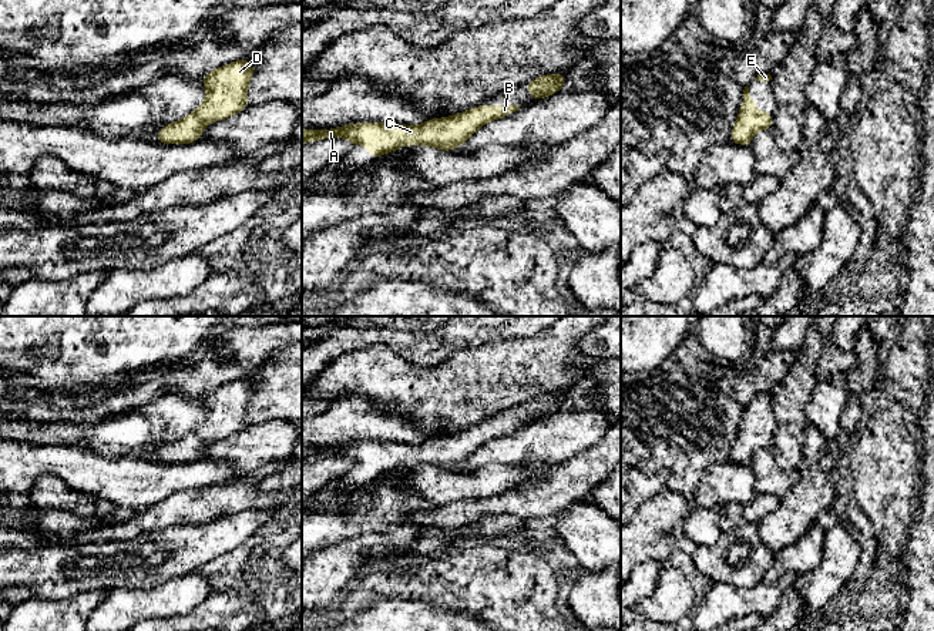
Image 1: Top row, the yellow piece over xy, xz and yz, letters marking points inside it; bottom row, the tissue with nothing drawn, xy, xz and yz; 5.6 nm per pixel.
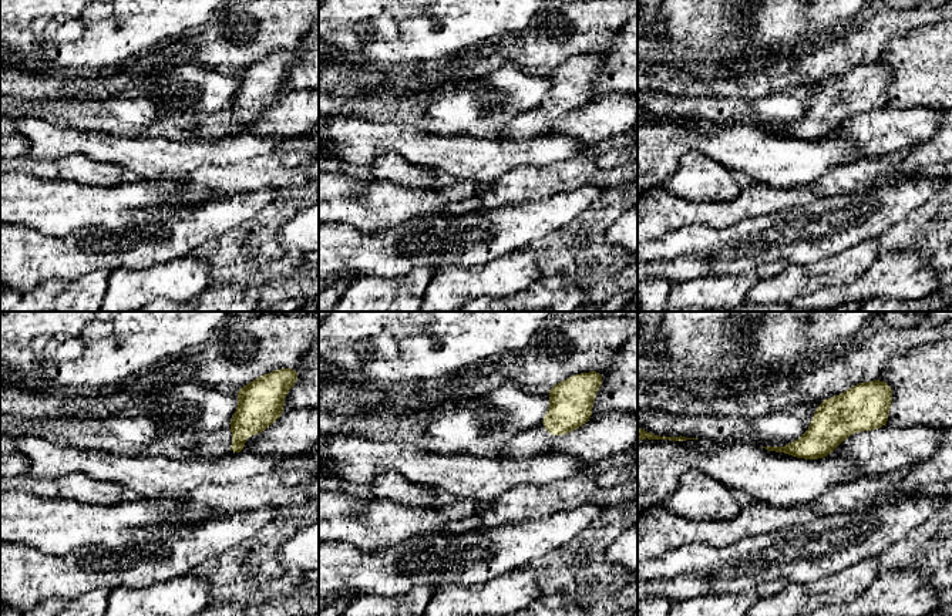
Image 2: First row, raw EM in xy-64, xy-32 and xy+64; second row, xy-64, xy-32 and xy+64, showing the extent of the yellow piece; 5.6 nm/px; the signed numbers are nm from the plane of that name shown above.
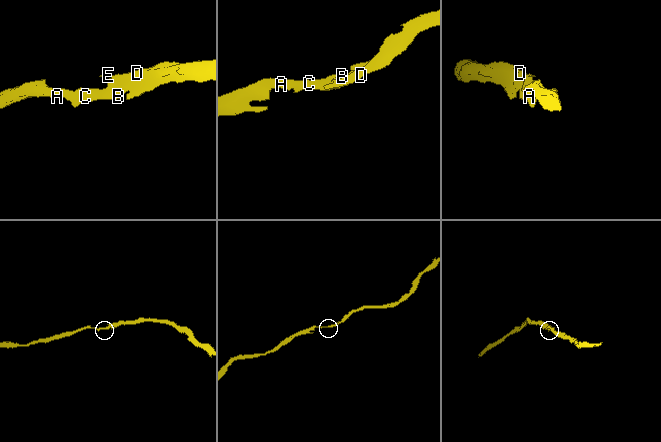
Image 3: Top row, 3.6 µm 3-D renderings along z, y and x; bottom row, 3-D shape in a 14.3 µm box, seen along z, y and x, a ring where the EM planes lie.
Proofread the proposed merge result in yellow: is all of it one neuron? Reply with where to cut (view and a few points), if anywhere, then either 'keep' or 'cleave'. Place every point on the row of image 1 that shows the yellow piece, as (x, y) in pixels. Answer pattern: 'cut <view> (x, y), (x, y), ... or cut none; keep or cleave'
cut none; keep

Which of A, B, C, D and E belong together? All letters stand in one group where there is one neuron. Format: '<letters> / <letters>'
A B C D E

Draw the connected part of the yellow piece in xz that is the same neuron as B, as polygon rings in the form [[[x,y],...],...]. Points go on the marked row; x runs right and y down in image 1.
[[[478,105],[457,115],[429,120],[420,125],[356,122],[329,130],[302,130],[302,144],[339,137],[355,145],[366,145],[370,150],[370,158],[393,152],[403,145],[427,145],[453,151],[486,122],[508,117],[518,110],[518,105]]]

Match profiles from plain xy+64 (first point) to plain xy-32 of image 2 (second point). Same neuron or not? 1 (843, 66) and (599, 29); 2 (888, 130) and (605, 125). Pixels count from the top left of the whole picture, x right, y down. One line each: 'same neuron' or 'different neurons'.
1: same neuron
2: same neuron

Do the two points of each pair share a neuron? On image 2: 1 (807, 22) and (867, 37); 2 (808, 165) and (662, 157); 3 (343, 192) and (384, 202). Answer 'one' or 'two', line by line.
1: two
2: one
3: one

